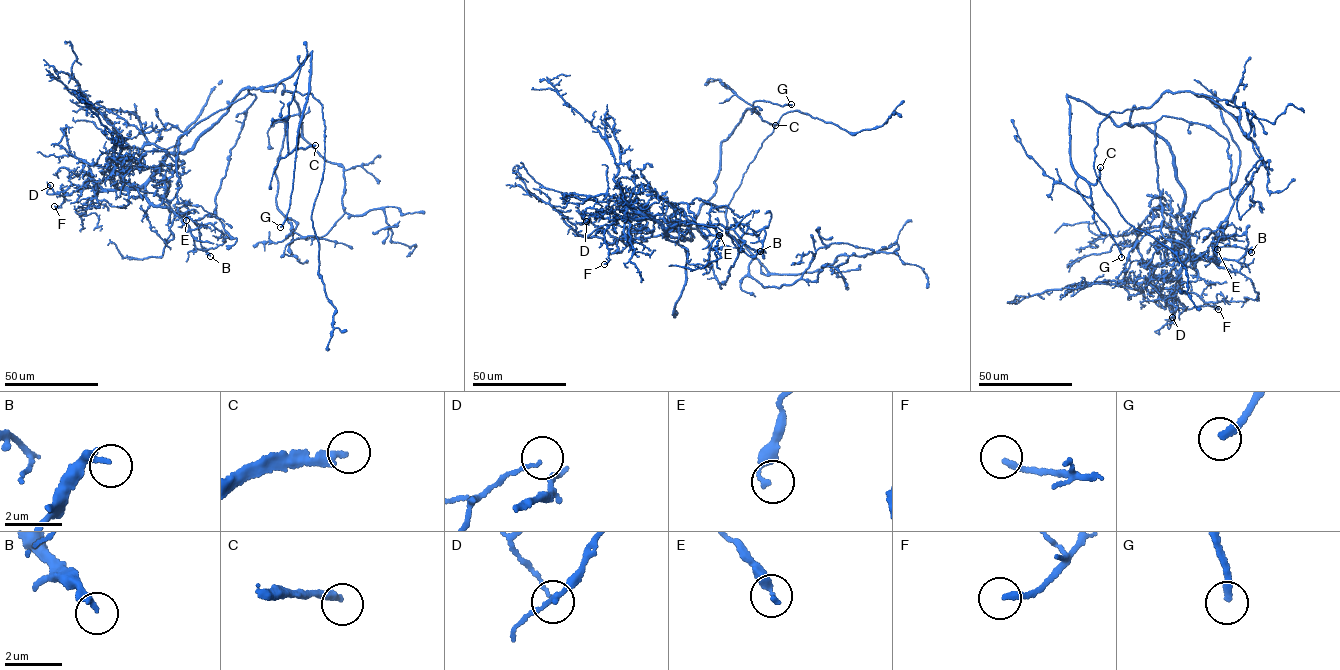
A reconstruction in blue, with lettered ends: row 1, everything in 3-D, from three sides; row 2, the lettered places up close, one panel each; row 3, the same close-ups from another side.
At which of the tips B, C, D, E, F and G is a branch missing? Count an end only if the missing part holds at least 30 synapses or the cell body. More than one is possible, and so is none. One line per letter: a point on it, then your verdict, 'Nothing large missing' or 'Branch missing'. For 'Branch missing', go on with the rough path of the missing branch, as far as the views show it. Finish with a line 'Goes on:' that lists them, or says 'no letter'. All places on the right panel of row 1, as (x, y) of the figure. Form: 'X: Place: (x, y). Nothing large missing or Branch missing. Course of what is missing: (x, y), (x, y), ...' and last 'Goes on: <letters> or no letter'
B: Place: (1251, 252). Nothing large missing
C: Place: (1100, 167). Branch missing. Course of what is missing: (1100, 167), (1102, 162), (1158, 191), (1176, 221), (1223, 234), (1210, 272), (1196, 277), (1197, 265)
D: Place: (1172, 317). Nothing large missing
E: Place: (1217, 249). Nothing large missing
F: Place: (1218, 309). Nothing large missing
G: Place: (1121, 257). Branch missing. Course of what is missing: (1121, 257), (1146, 308), (1148, 346), (1142, 361), (1154, 370), (1160, 381)
Goes on: C, G

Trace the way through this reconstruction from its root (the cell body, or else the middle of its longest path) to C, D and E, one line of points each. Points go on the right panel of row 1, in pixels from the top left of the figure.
C: (1140, 125), (1116, 125), (1111, 118), (1067, 97), (1071, 164), (1094, 184), (1100, 167)
D: (1140, 125), (1166, 140), (1184, 194), (1188, 253), (1173, 290), (1169, 328), (1172, 317)
E: (1140, 125), (1155, 126), (1163, 237), (1184, 244), (1198, 255), (1206, 255), (1211, 244), (1217, 249)

